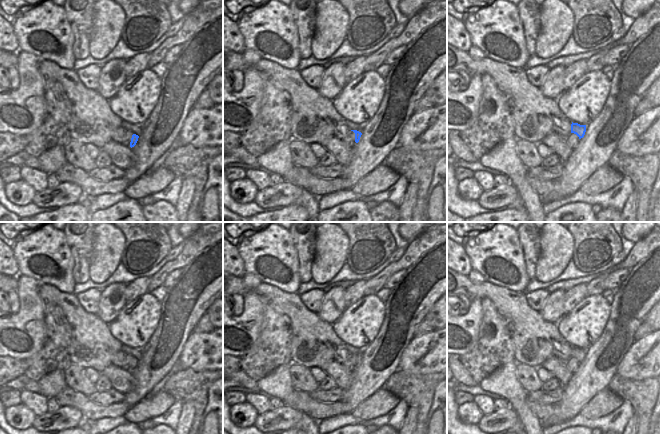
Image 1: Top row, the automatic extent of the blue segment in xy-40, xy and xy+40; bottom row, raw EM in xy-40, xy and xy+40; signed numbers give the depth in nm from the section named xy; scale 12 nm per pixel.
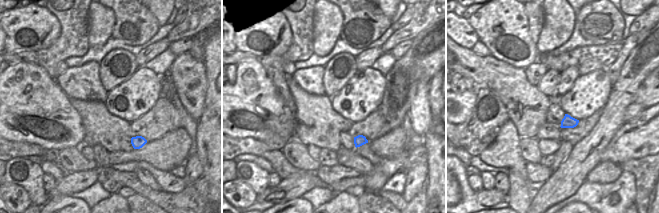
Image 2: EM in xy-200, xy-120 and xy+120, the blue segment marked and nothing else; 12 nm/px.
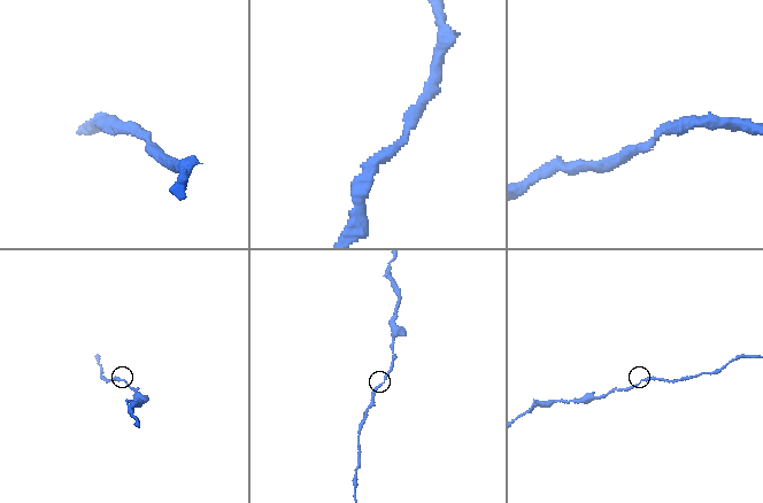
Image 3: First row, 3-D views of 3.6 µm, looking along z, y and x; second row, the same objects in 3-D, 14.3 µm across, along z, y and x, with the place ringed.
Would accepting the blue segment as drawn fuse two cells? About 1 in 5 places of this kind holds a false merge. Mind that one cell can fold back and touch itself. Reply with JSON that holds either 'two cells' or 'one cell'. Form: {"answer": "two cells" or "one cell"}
{"answer": "one cell"}

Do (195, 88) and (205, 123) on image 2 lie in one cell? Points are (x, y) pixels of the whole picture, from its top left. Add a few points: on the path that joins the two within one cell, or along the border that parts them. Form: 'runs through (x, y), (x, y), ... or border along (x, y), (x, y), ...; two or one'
border along (206, 88), (202, 115), (197, 120); two

